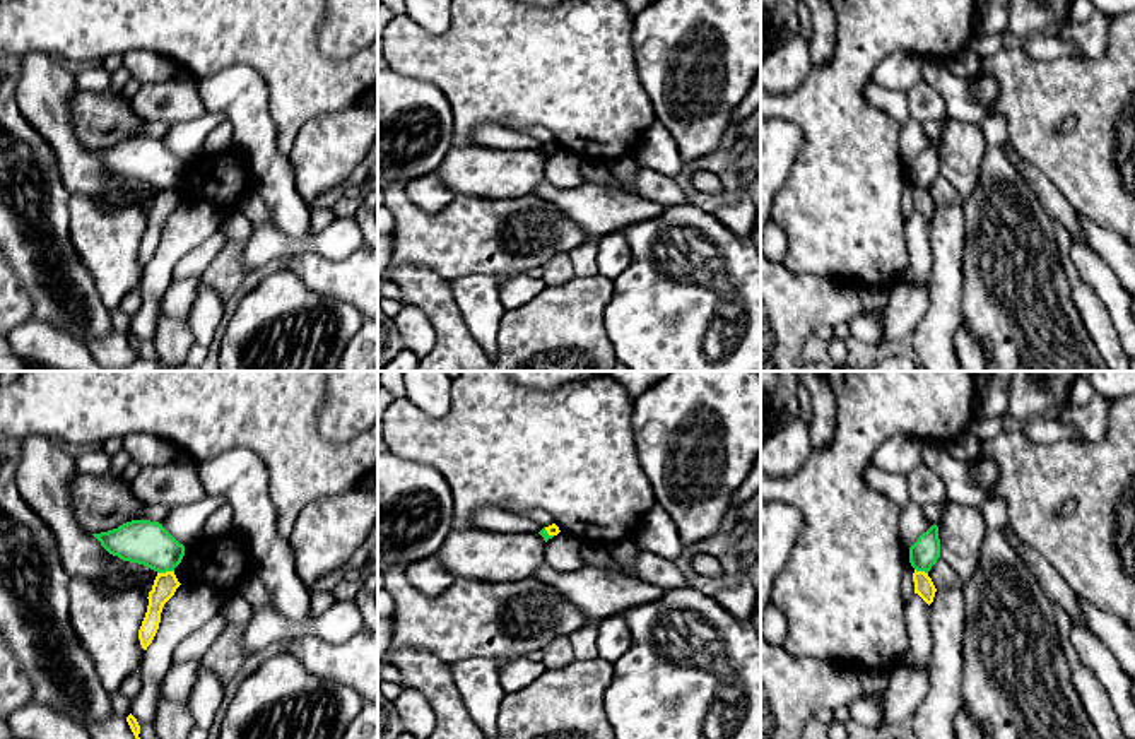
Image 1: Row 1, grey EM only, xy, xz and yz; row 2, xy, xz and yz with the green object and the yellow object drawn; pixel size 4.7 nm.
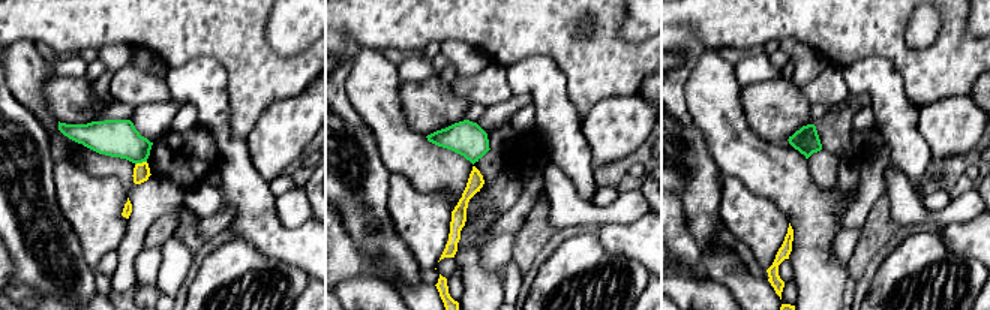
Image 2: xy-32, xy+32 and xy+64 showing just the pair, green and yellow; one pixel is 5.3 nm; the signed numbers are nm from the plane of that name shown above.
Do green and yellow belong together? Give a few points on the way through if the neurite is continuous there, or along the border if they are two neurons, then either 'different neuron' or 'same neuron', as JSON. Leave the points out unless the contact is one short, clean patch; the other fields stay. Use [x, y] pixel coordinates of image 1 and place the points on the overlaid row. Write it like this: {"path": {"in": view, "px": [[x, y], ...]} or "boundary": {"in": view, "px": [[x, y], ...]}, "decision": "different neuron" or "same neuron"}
{"boundary": {"in": "xy", "px": [[173, 570], [158, 573]]}, "decision": "different neuron"}

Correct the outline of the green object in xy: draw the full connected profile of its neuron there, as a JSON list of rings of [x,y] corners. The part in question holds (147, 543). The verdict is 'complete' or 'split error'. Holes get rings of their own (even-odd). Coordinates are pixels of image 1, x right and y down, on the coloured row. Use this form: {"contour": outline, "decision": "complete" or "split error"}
{"contour": [[[132,520],[118,529],[92,535],[109,554],[157,573],[174,571],[185,556],[185,546],[159,522]]], "decision": "complete"}

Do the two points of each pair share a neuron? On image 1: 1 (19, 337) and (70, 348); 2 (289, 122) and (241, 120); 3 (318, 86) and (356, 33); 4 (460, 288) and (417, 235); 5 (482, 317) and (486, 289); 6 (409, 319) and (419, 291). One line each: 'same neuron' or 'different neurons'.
1: same neuron
2: different neurons
3: different neurons
4: different neurons
5: same neuron
6: different neurons

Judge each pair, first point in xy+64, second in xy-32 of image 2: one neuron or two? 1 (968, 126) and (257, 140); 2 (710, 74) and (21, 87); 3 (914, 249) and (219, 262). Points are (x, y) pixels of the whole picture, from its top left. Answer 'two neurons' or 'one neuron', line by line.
1: one neuron
2: one neuron
3: one neuron

